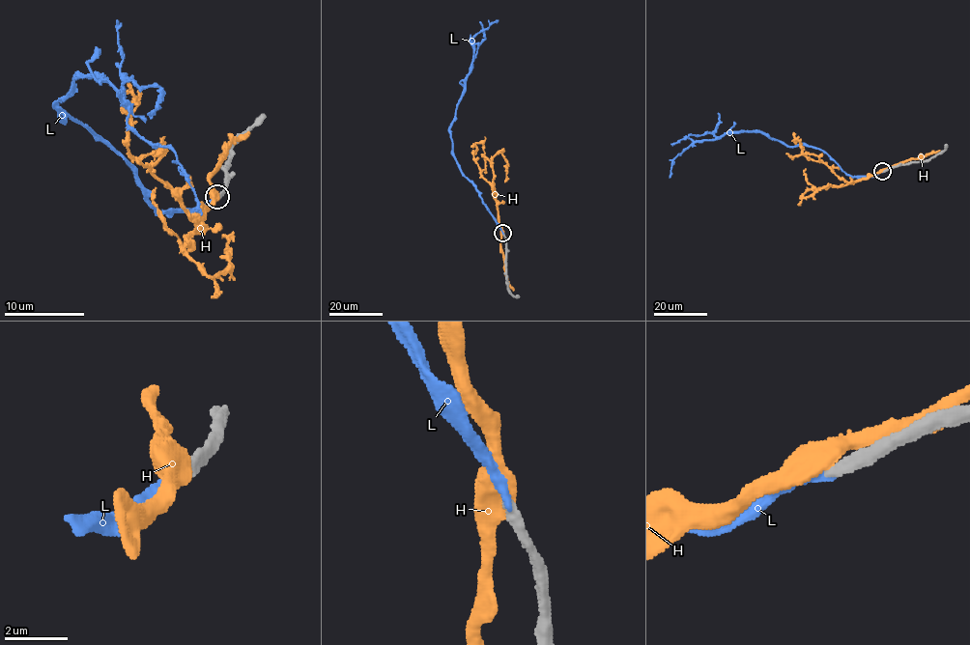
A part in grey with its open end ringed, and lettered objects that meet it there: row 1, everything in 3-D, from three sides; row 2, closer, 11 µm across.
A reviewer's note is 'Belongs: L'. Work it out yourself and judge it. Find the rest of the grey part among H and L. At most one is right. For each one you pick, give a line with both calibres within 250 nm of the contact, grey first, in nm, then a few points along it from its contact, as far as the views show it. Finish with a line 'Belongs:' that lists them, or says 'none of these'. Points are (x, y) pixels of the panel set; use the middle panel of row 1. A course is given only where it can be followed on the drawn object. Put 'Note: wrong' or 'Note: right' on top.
Note: right
L: 380 nm thick on the grey side, 320 nm on the other; it runs (503, 234), (476, 187), (460, 168), (454, 155), (450, 128), (465, 78), (471, 66), (473, 38), (498, 19)
Belongs: L

